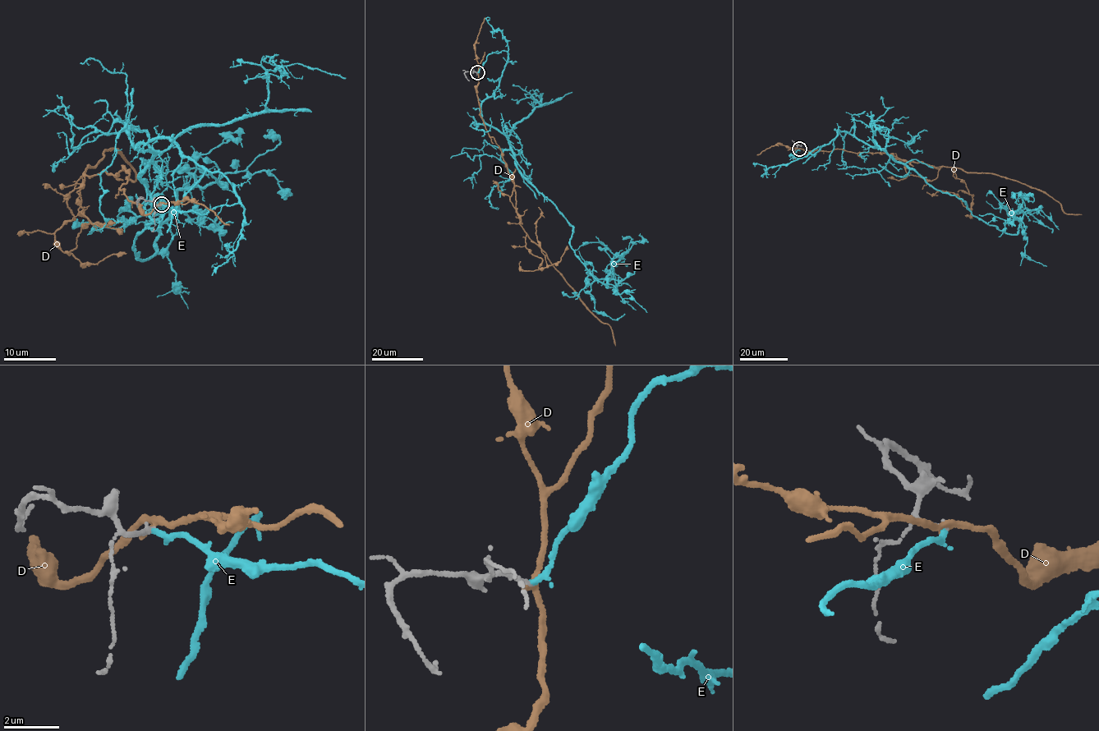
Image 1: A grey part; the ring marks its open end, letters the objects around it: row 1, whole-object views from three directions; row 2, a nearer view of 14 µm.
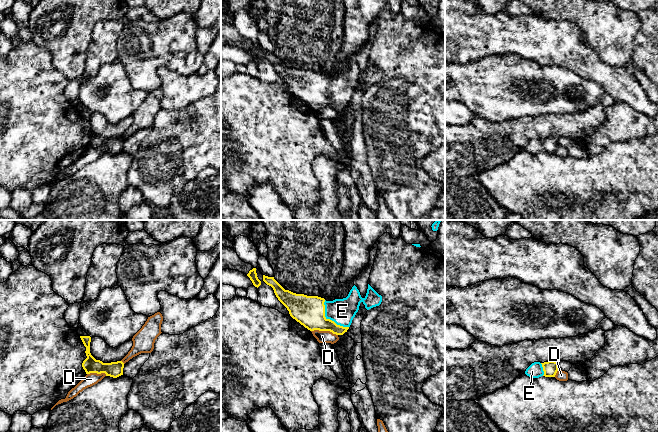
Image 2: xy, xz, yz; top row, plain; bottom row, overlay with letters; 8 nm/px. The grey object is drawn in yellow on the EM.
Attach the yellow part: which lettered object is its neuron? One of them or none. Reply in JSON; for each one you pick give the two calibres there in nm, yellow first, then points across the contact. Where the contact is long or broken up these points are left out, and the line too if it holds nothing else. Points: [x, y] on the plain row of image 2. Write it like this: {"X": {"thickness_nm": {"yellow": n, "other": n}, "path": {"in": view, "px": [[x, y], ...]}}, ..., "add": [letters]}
{"E": {"thickness_nm": {"yellow": 240, "other": 200}, "path": {"in": "xz", "px": [[309, 87], [324, 91], [329, 95], [342, 87]]}}, "add": ["E"]}

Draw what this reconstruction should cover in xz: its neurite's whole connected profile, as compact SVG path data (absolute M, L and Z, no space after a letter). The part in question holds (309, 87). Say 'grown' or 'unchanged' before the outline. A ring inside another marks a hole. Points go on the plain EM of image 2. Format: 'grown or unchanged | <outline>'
grown | M263 51L263 57L273 64L276 73L287 84L290 92L310 107L330 107L343 111L349 105L361 78L367 86L379 82L382 78L382 72L369 60L364 74L354 61L346 74L326 77L318 72L285 66L274 53Z

